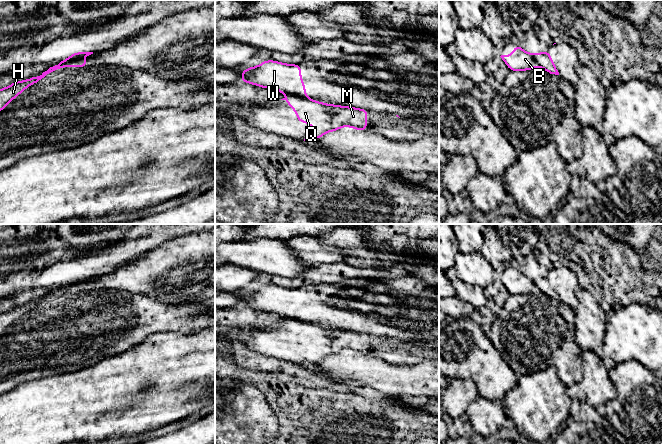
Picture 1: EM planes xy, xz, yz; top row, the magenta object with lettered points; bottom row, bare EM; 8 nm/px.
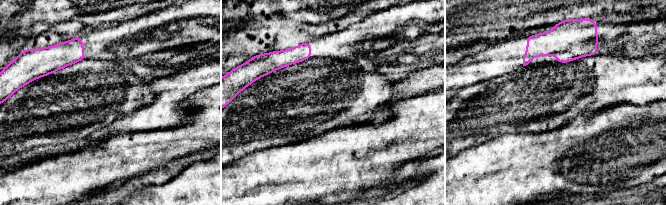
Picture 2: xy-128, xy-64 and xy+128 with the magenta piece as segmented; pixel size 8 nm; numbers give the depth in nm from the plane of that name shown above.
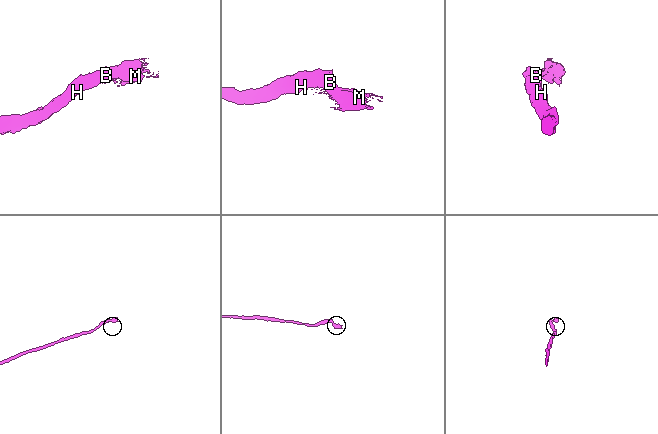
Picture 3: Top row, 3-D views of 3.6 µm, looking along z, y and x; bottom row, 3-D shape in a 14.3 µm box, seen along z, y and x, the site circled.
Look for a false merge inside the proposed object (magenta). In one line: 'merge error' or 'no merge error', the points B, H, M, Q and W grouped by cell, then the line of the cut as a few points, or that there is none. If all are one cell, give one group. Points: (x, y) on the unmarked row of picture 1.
merge error | B H W / M Q | xy (81, 282), (59, 288)

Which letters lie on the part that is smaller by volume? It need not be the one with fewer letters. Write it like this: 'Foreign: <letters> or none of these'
Foreign: M, Q

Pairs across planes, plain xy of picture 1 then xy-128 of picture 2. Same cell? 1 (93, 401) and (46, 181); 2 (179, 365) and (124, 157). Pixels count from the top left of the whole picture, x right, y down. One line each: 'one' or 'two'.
1: one
2: one

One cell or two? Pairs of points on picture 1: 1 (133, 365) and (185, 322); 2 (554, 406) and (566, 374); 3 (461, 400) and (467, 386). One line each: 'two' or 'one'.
1: two
2: two
3: one

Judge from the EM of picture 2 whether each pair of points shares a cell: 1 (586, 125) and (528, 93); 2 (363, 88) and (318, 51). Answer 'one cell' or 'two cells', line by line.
1: two cells
2: two cells

